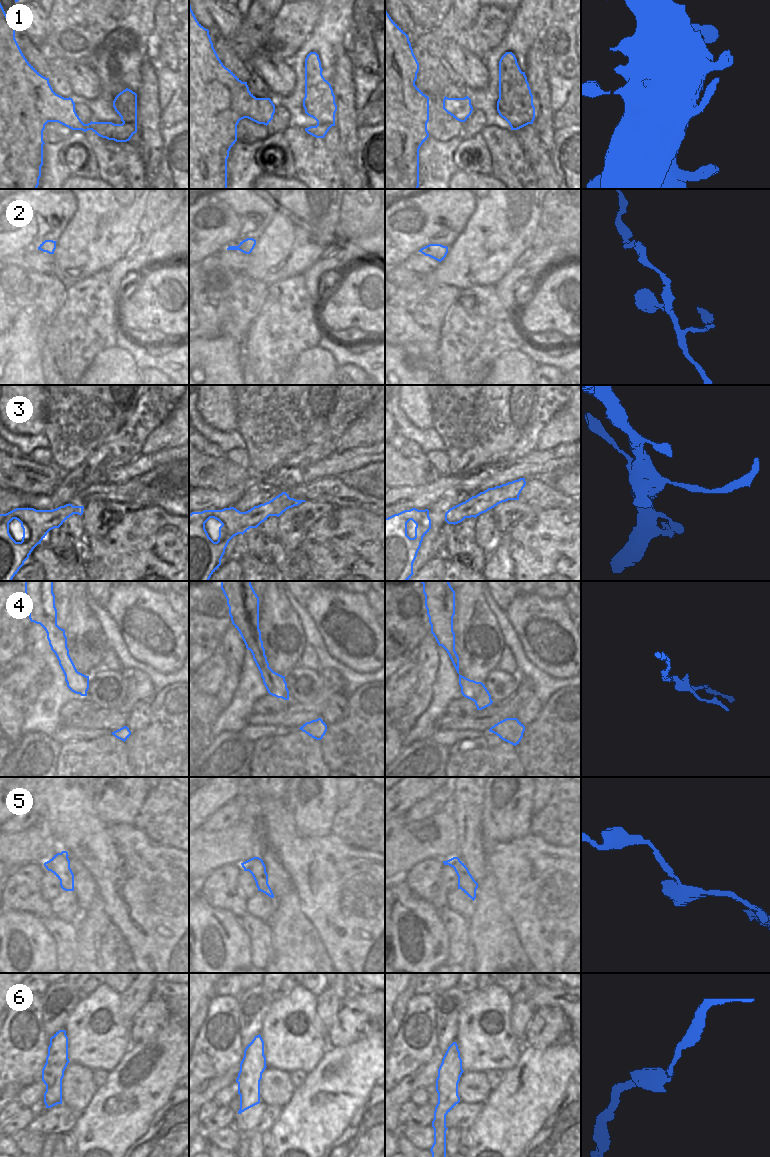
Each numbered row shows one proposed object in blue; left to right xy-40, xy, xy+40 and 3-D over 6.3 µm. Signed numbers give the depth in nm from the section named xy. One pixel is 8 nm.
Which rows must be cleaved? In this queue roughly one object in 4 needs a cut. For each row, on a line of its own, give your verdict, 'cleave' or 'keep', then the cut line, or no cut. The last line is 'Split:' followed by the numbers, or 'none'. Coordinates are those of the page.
1: keep; cut none
2: keep; cut none
3: cleave; cut xy+40 (465, 501), (464, 517)
4: keep; cut none
5: keep; cut none
6: keep; cut none
Split: 3

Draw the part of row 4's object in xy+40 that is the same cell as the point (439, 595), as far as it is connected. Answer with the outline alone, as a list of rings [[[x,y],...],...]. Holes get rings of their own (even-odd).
[[[421,581],[421,583],[431,633],[438,645],[447,651],[459,674],[459,657],[455,651],[455,633],[453,631],[455,591],[449,581]],[[459,674],[459,685],[462,695],[474,701],[477,710],[482,710],[493,703],[489,691],[482,682],[470,680]]]

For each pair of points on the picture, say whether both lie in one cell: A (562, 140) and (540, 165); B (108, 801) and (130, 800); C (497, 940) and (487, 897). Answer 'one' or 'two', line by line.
A: two
B: one
C: one

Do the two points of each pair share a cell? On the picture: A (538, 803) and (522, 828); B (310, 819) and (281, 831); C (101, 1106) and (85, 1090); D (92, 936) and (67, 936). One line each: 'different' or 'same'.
A: different
B: different
C: different
D: different

